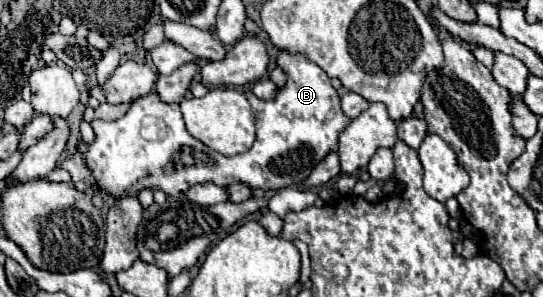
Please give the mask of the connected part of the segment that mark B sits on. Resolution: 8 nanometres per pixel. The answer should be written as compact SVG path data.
M280 53L278 67L282 67L288 73L288 83L284 89L278 89L276 101L262 101L252 91L246 91L246 97L252 105L252 111L256 115L256 141L250 151L236 155L236 157L222 157L220 153L208 149L204 143L194 139L186 127L180 113L178 103L164 103L156 93L150 93L146 97L140 97L132 101L130 111L116 121L100 121L94 119L90 125L96 133L96 139L92 143L78 143L76 153L84 159L86 167L92 173L92 187L96 187L102 195L112 195L116 201L124 197L138 197L142 189L150 191L164 191L172 199L182 199L186 191L198 183L214 181L218 185L230 185L234 183L248 183L252 189L282 189L300 183L312 167L316 167L328 151L336 149L336 141L344 125L348 125L348 119L340 111L340 97L336 89L330 85L328 75L302 55L288 55Z

